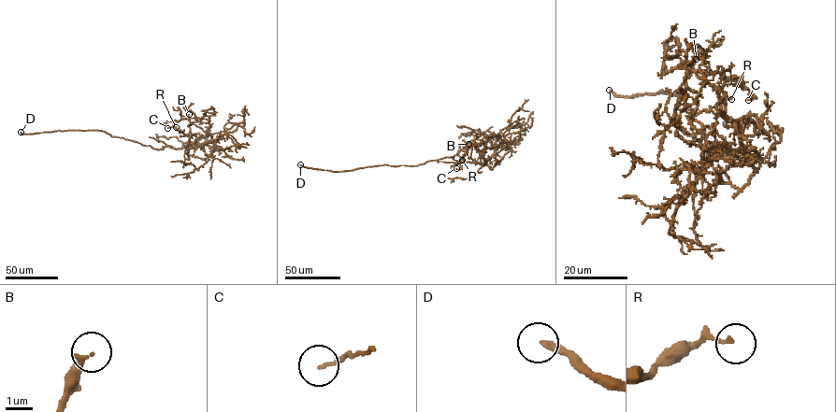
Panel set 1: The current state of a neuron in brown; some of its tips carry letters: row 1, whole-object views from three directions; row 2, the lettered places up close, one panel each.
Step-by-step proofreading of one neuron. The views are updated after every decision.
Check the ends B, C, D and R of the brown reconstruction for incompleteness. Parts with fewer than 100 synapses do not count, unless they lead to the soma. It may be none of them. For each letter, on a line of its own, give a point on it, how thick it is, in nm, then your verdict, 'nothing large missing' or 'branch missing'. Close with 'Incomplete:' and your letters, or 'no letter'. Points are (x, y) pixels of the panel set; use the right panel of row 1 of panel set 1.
B: place (696, 59); calibre 180 nm; nothing large missing
C: place (748, 100); calibre 120 nm; nothing large missing
D: place (609, 90); calibre 280 nm; branch missing
R: place (731, 99); calibre 130 nm; nothing large missing
Incomplete: D

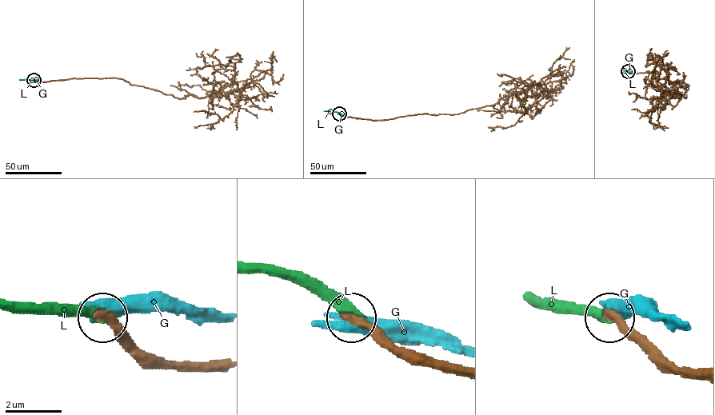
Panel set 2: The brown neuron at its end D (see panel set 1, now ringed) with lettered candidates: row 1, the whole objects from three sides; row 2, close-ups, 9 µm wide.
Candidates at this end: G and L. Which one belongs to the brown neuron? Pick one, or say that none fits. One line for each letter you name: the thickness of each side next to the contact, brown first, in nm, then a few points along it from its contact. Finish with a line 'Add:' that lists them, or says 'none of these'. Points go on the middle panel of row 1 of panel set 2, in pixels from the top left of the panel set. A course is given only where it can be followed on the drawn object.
L: 320 nm thick on the brown side, 480 nm on the other; it runs (339, 113), (324, 111)
Add: L

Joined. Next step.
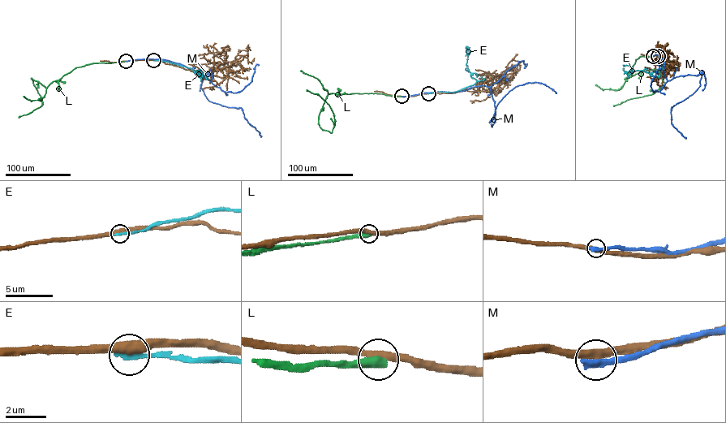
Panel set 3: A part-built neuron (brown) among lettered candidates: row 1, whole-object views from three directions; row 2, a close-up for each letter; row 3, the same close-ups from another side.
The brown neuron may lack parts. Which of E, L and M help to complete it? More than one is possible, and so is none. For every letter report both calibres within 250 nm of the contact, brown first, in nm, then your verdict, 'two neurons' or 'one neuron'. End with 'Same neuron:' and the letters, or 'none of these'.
E: calibres 480 and 280 nm; two neurons
L: calibres 360 and 500 nm; two neurons
M: calibres 380 and 440 nm; two neurons
Same neuron: none of these

